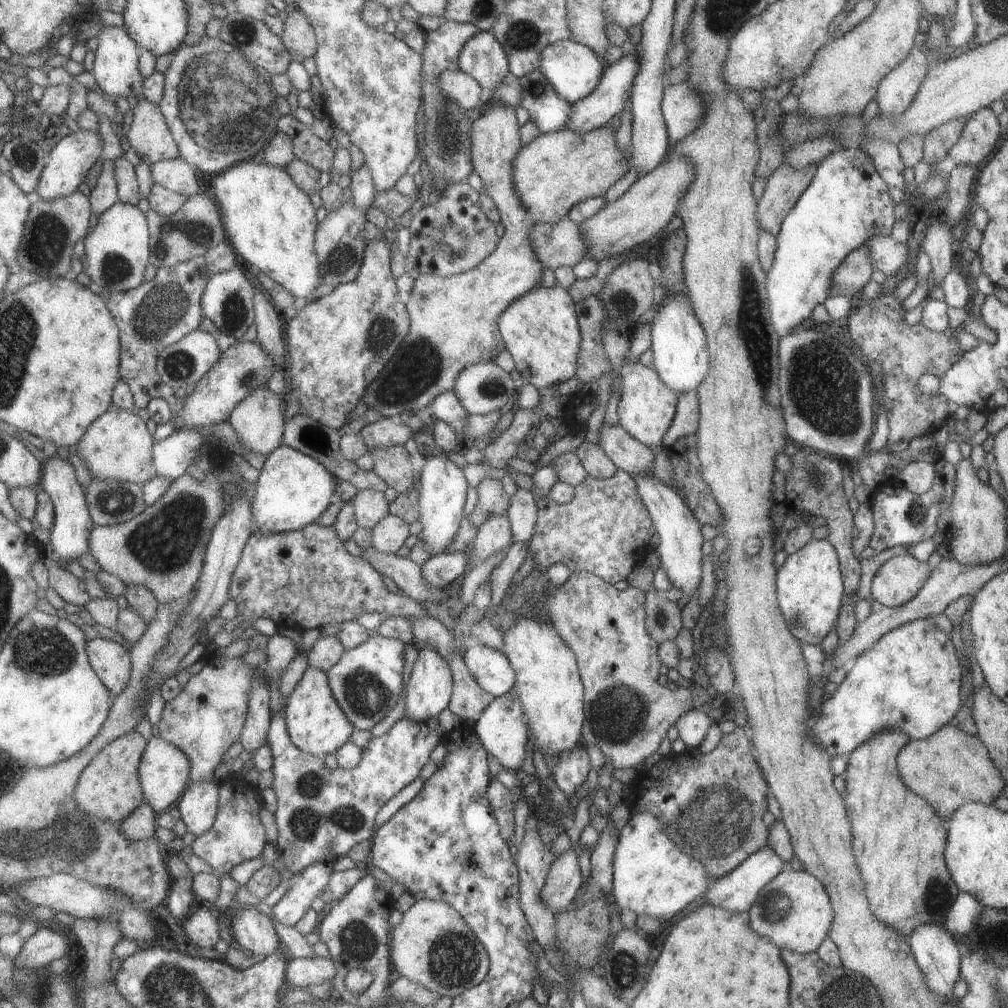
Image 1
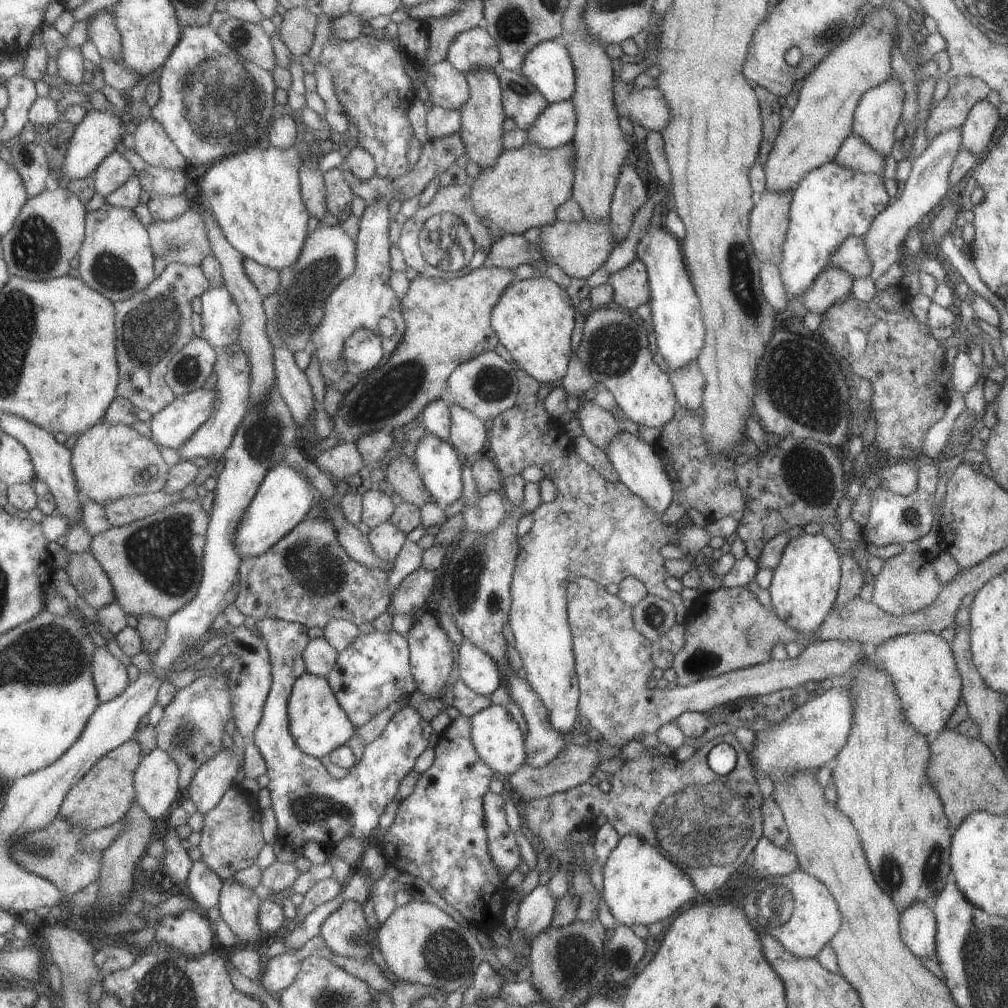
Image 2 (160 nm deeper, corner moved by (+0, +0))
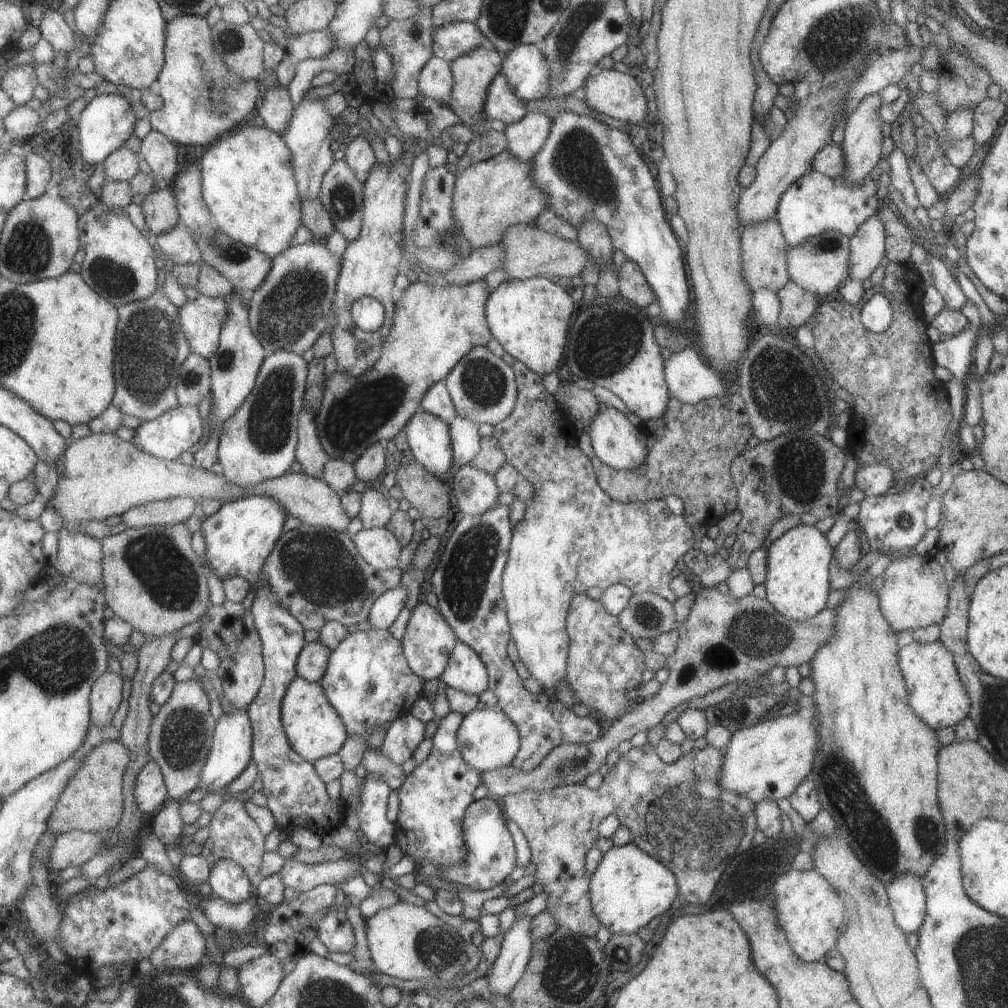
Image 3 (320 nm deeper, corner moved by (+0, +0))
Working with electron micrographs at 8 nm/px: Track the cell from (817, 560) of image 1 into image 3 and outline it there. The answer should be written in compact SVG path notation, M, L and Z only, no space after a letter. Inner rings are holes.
M797 524L766 548L766 576L762 583L765 599L779 615L793 621L815 617L828 598L828 565L833 554L826 539L815 526Z

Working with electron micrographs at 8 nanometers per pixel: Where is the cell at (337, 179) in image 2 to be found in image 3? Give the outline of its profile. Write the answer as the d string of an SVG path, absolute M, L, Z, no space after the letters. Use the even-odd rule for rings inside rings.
M343 159L335 161L325 172L320 187L319 200L325 211L330 215L334 229L343 235L347 243L355 240L358 236L362 220L362 184L356 179L353 170L349 169L349 166Z

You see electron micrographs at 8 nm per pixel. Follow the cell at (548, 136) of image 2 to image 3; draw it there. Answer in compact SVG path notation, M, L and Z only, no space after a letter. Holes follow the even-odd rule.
M526 112L524 118L505 126L505 150L513 159L529 161L543 145L550 127L550 119L543 114Z

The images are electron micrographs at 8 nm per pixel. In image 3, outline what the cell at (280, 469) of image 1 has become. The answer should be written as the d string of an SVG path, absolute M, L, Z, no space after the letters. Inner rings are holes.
M253 495L239 501L229 501L214 515L202 519L206 541L206 566L223 582L240 577L253 585L259 581L266 559L282 535L287 512L274 499Z

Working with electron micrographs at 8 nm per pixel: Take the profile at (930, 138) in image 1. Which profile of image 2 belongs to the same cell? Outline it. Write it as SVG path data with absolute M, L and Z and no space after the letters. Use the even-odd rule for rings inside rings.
M959 75L951 79L946 95L932 108L926 118L924 126L925 134L930 141L936 134L948 128L957 128L964 123L969 109L977 102L982 101L990 91L989 85L985 84L979 77L973 75Z

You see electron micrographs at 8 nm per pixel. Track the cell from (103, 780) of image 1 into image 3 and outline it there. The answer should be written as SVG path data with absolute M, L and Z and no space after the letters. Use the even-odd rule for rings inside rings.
M119 740L104 741L99 745L83 762L82 768L74 775L74 779L68 783L60 798L59 806L49 818L47 831L57 836L73 830L113 833L124 816L126 800L123 786L130 763L130 751Z

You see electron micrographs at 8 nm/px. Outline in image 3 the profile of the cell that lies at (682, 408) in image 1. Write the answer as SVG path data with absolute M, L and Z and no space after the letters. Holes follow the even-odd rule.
M685 346L681 352L671 353L663 362L665 385L670 396L676 397L679 402L696 404L700 399L719 397L724 403L729 400L724 396L723 382L716 372L703 360L699 351L691 346Z

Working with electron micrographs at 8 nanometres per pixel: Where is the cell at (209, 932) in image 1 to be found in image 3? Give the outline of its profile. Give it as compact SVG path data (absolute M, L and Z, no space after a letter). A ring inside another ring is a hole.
M192 920L181 922L167 934L167 938L159 944L159 949L151 954L154 971L187 970L196 971L201 958L207 952L207 940L199 932L197 924Z

